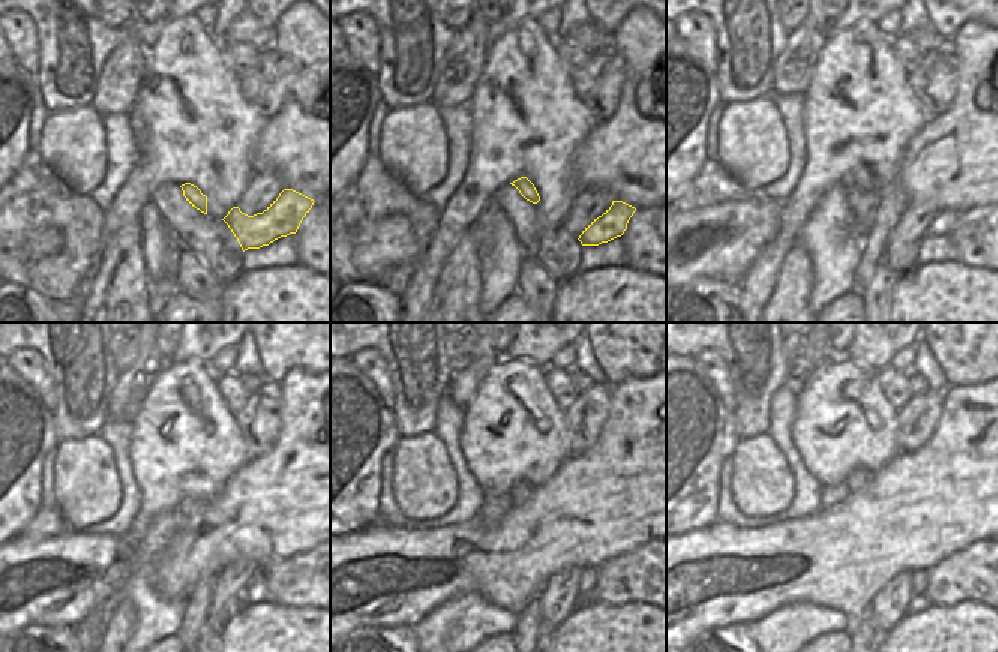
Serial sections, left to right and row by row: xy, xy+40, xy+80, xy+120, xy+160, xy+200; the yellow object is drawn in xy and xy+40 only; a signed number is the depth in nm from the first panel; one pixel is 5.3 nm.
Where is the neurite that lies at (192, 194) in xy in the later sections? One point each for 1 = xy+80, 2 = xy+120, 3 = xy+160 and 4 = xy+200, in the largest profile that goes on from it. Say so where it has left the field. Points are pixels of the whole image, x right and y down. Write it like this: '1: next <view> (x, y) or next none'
1: next xy+80 (860, 179)
2: next xy+120 (188, 510)
3: next xy+160 (521, 490)
4: next xy+200 (859, 477)

